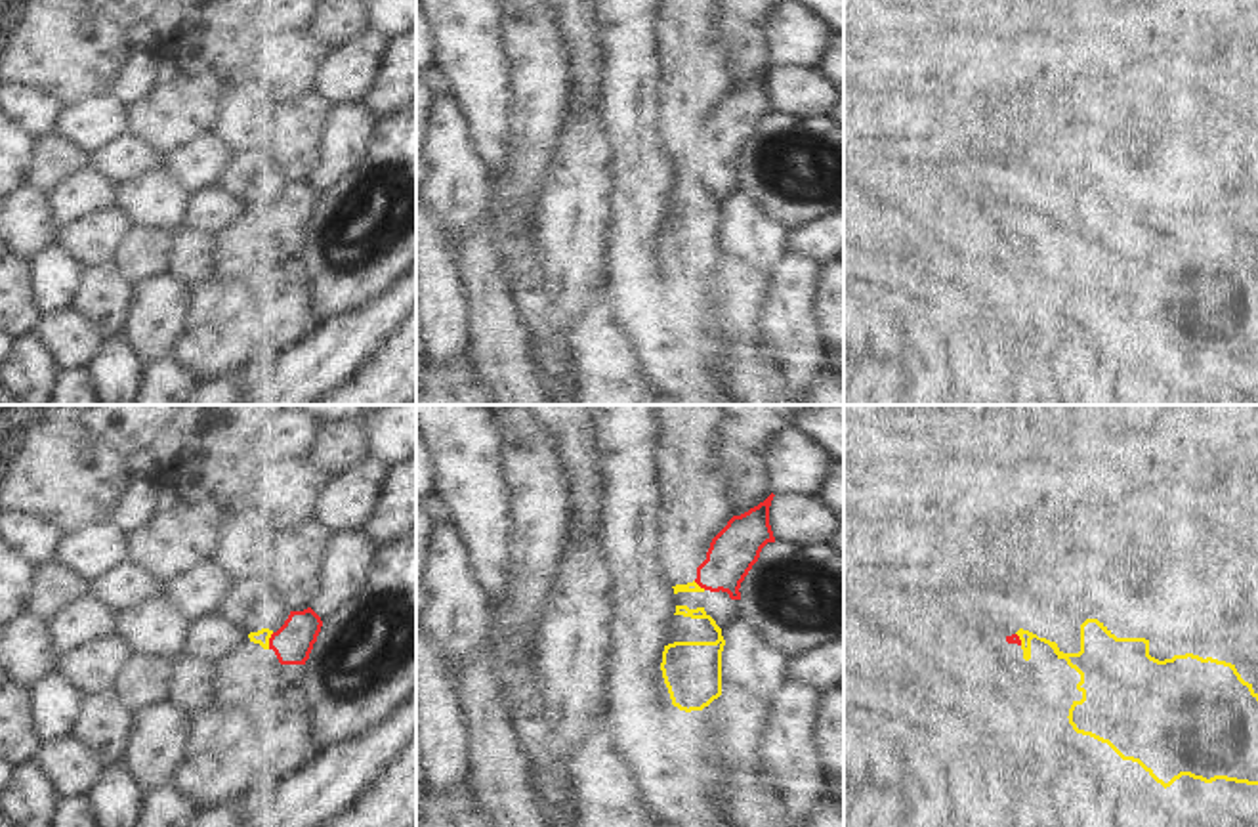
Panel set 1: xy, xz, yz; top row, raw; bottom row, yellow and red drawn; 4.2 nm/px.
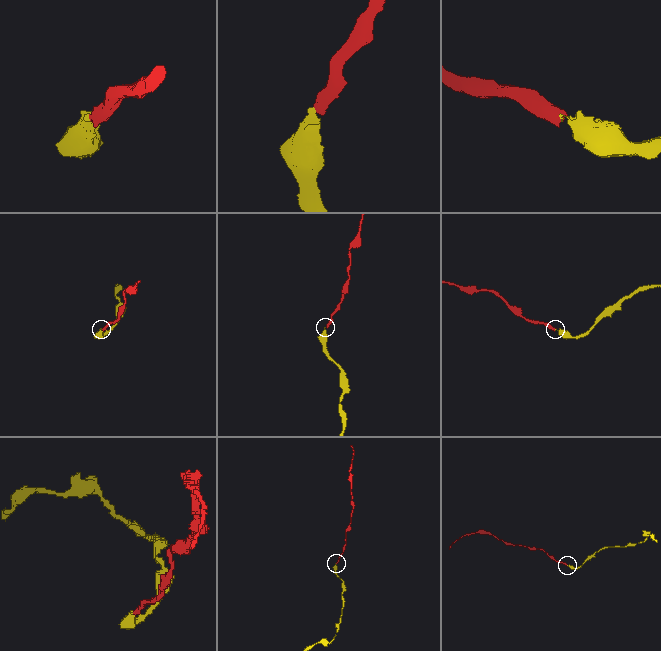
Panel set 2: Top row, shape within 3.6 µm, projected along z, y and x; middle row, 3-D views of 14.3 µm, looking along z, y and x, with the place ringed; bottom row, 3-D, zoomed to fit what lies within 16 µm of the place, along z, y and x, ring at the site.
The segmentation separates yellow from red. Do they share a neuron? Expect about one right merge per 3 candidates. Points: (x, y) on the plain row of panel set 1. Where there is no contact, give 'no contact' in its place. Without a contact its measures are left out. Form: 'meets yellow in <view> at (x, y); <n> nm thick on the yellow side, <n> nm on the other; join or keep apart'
meets yellow in xy at (268, 212); 70 nm thick on the yellow side, 170 nm on the other; join

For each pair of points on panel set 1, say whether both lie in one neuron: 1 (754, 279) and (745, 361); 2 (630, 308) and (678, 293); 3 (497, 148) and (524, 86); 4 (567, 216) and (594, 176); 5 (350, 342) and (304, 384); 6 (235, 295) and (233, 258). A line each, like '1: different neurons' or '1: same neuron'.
1: same neuron
2: different neurons
3: different neurons
4: same neuron
5: same neuron
6: different neurons

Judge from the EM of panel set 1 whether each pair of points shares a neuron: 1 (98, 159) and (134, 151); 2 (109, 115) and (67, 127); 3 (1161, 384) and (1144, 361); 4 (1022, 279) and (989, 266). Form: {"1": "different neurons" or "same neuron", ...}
{"1": "same neuron", "2": "same neuron", "3": "same neuron", "4": "same neuron"}

